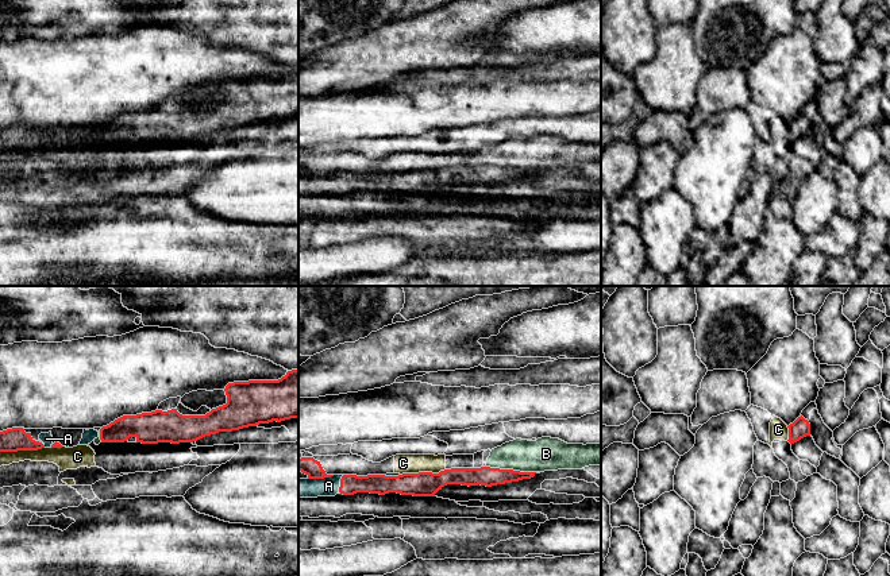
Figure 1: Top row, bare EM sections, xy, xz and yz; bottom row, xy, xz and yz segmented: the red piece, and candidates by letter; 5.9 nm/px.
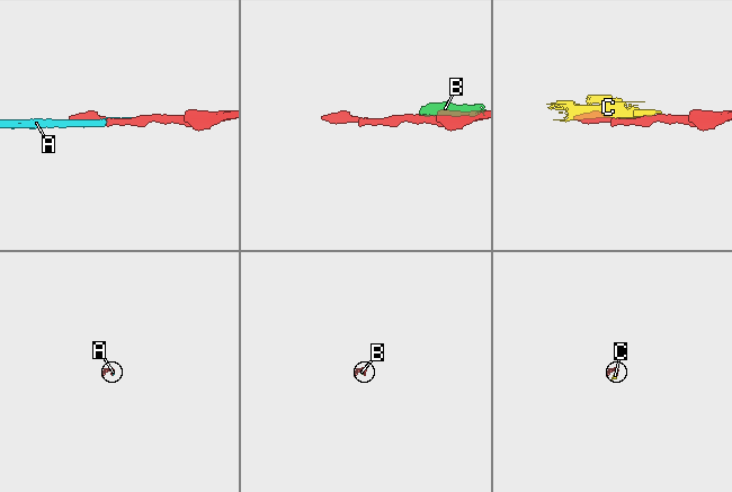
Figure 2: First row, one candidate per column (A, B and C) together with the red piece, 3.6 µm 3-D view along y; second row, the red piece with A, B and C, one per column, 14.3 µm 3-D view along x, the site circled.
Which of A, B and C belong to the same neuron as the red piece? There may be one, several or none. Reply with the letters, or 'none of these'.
A

